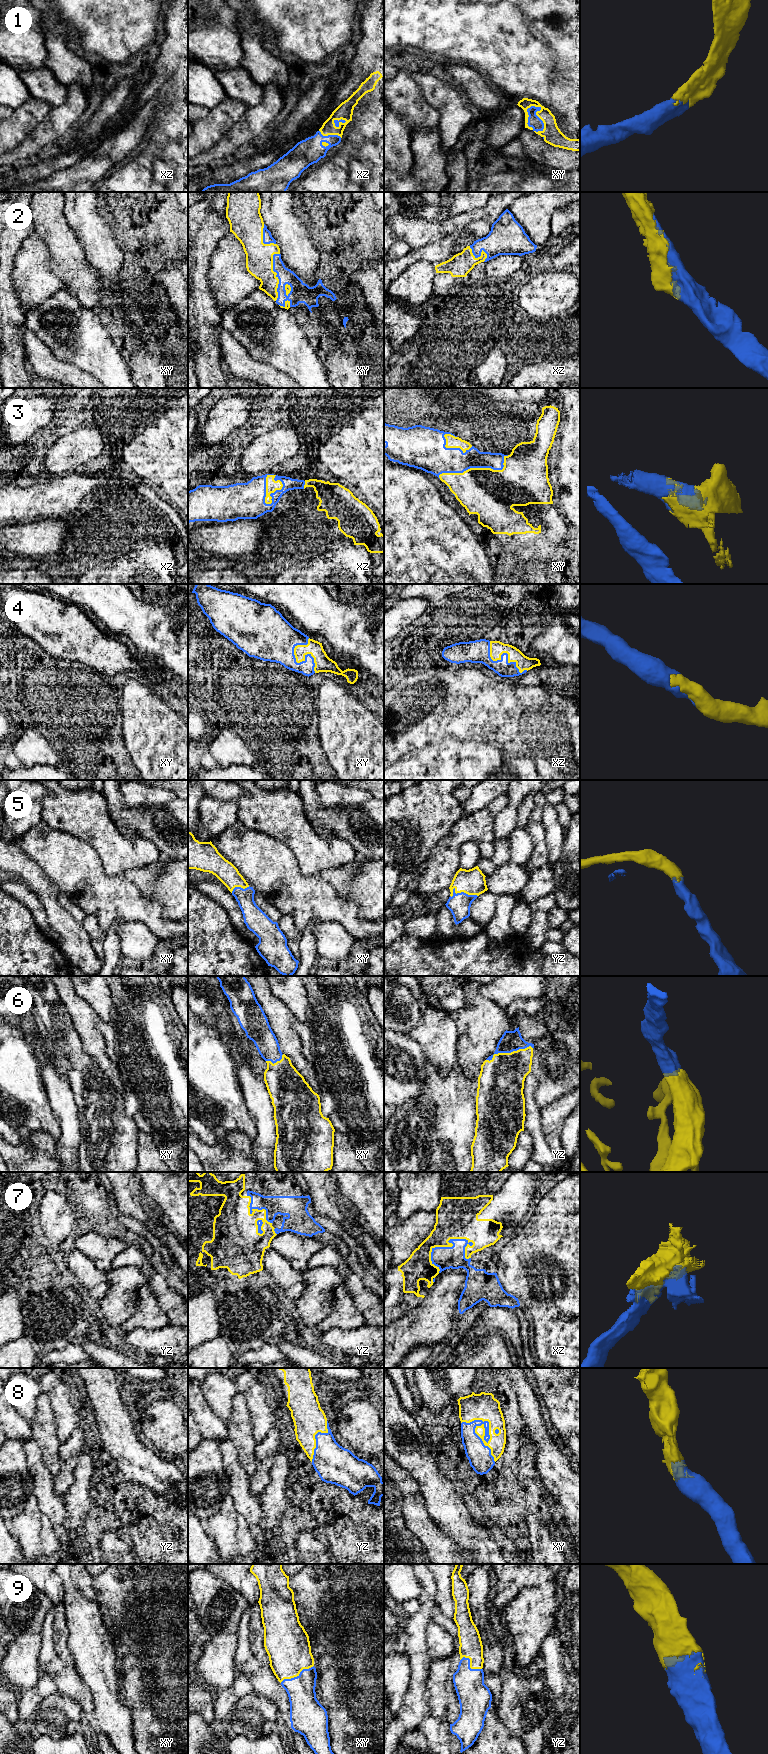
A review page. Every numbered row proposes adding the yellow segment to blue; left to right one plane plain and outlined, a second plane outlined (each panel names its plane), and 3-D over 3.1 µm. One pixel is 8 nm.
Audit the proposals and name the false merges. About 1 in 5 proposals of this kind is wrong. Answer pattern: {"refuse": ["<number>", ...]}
{"refuse": []}

